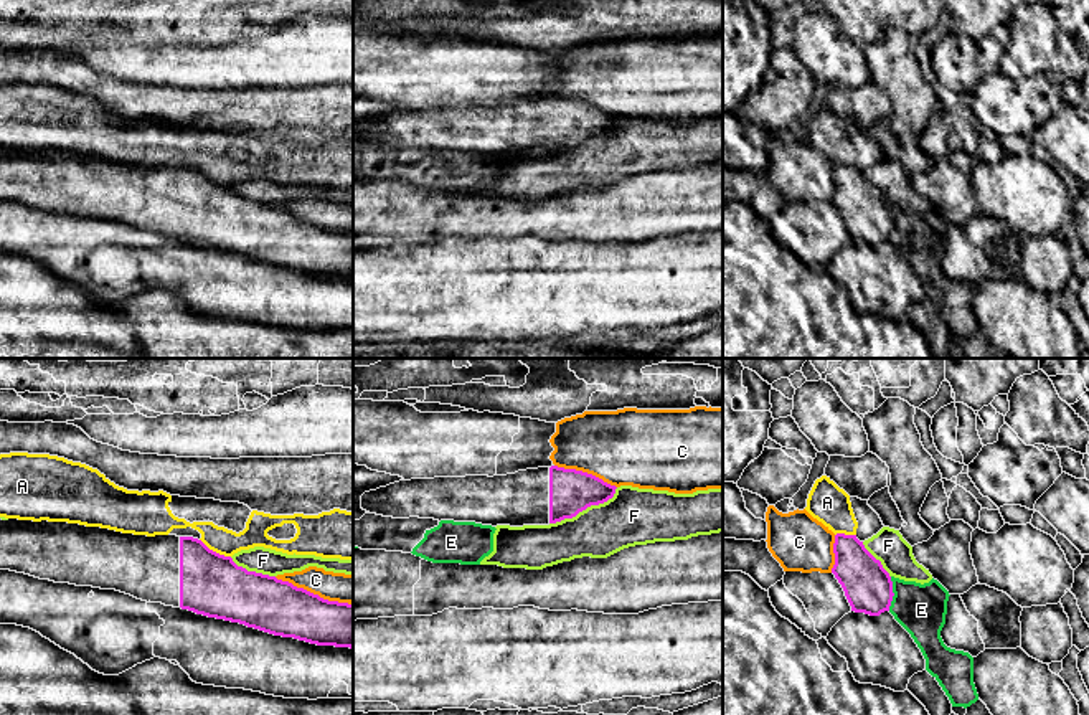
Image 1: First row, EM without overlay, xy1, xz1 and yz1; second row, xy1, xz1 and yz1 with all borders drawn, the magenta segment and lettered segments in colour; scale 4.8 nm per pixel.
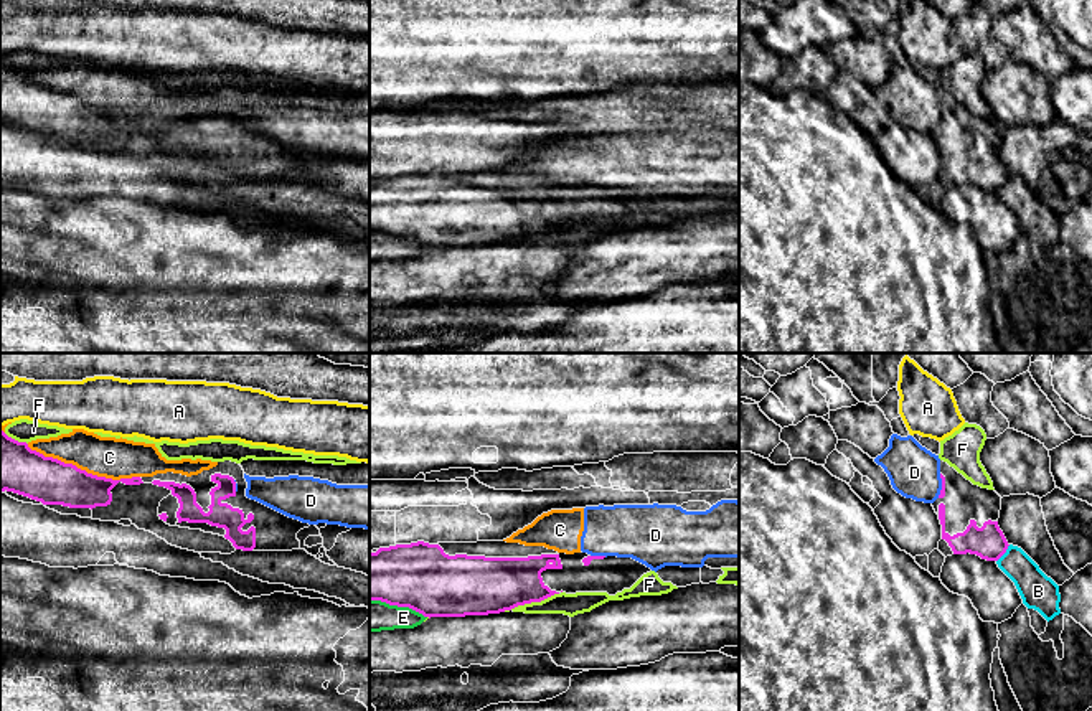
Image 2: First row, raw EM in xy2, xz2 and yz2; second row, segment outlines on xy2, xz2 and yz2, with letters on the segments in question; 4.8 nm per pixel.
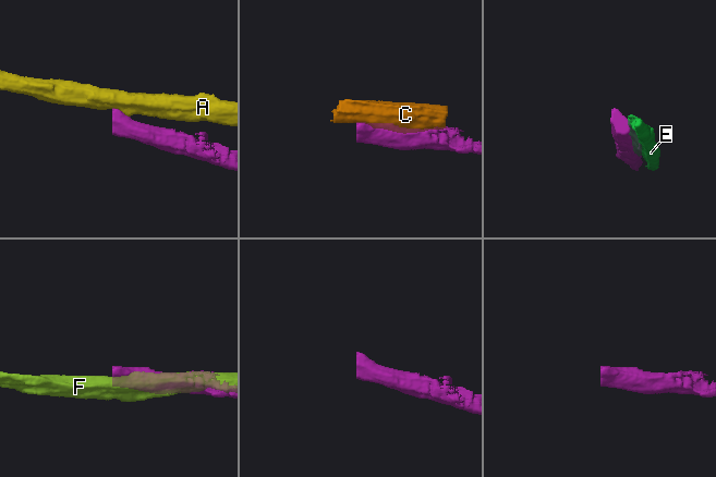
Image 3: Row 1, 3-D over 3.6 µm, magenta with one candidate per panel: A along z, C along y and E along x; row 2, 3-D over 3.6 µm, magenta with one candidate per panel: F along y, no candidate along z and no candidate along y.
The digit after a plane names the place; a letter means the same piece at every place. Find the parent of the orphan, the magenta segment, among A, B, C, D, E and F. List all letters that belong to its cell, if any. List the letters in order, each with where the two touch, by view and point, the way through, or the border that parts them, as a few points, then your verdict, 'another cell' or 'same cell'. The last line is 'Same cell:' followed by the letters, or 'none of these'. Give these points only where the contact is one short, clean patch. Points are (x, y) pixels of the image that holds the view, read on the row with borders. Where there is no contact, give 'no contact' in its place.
A: meets magenta in xy1 at (215, 552); border along xy1 (200, 539), (210, 549), (230, 557); another cell
B: meets magenta in yz2 at (1005, 551); another cell
C: meets magenta in xy2 at (83, 470); another cell
D: meets magenta in yz2 at (942, 485); border along yz2 (941, 474), (941, 494), (937, 497); another cell
E: meets magenta in xz2 at (398, 606); another cell
F: meets magenta in xz1 at (584, 509); another cell
Same cell: none of these

